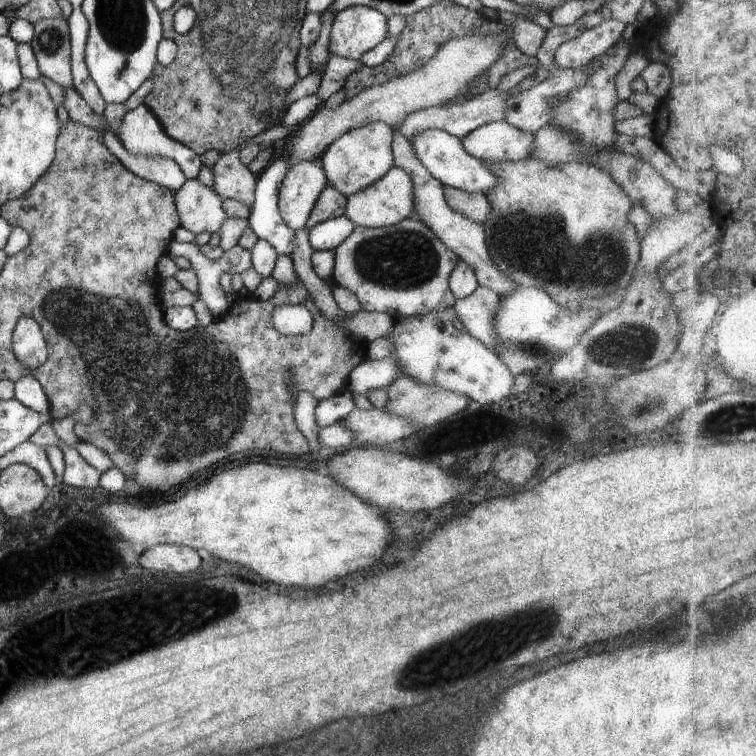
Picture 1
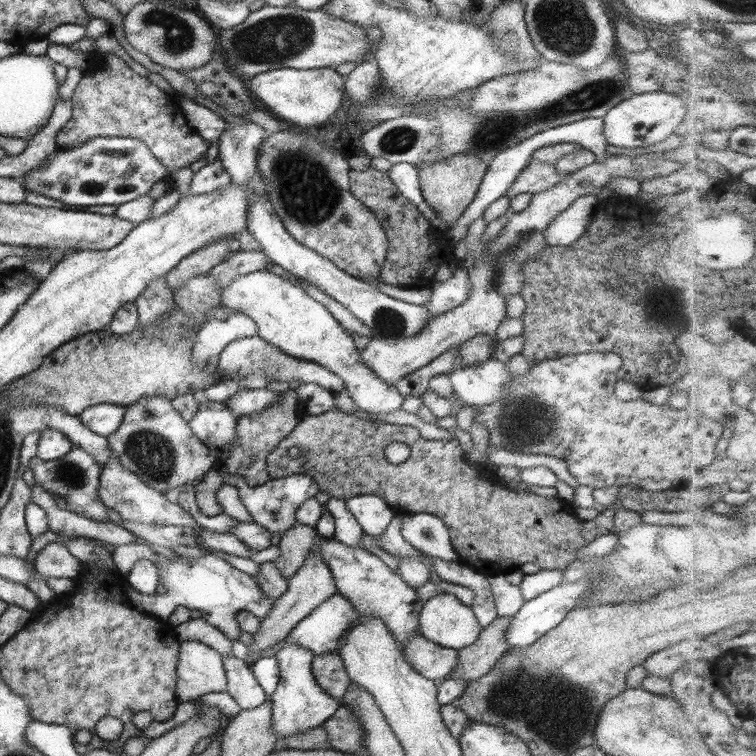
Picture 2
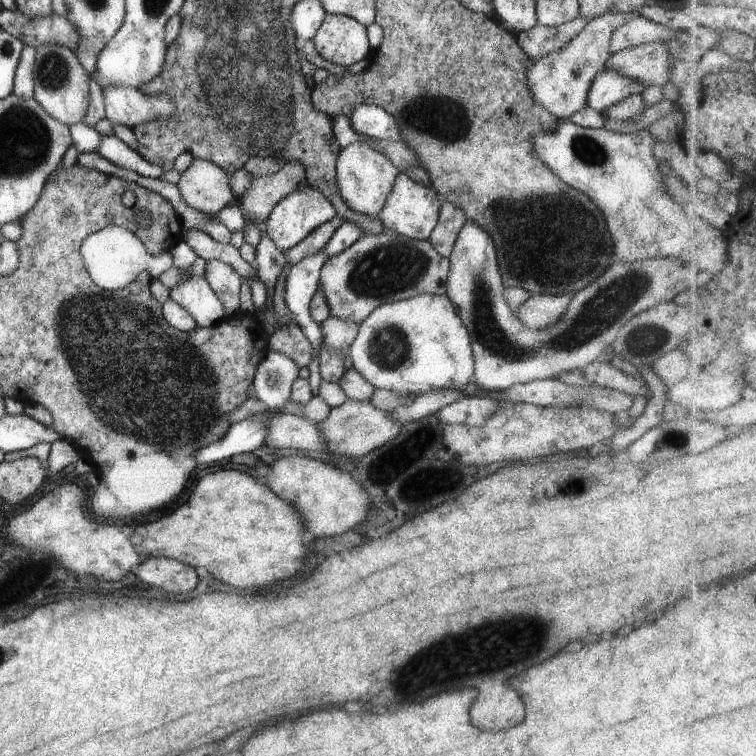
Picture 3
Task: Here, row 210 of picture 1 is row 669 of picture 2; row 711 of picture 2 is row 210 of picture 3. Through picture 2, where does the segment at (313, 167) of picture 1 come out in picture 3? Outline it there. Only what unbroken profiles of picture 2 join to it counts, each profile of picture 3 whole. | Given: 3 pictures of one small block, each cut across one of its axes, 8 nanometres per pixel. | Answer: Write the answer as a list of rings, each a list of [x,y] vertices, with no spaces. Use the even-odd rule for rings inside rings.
[[[306,185],[303,190],[295,189],[279,200],[264,220],[263,228],[267,238],[273,242],[273,246],[284,253],[291,246],[295,246],[299,240],[303,240],[303,237],[307,236],[313,228],[327,222],[333,215],[335,215],[335,208],[329,204],[328,200],[325,200],[325,196]]]

